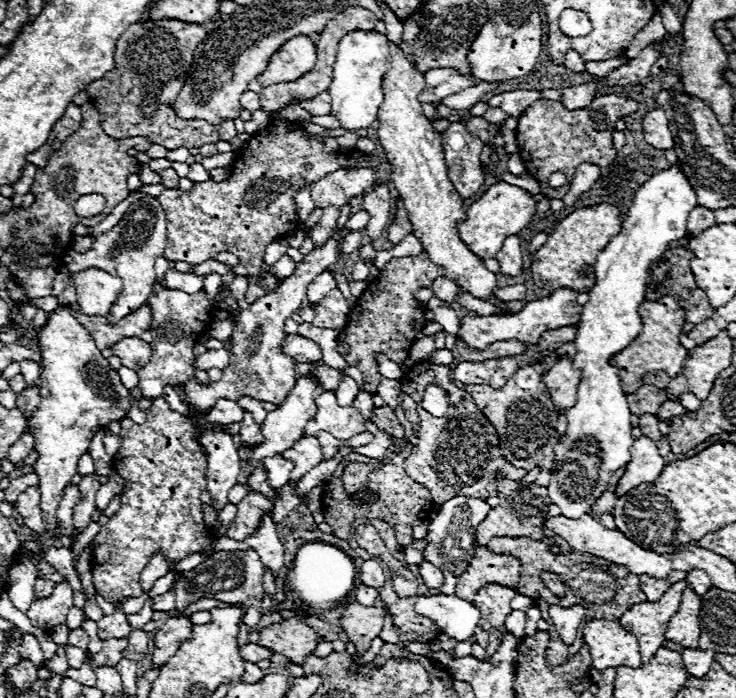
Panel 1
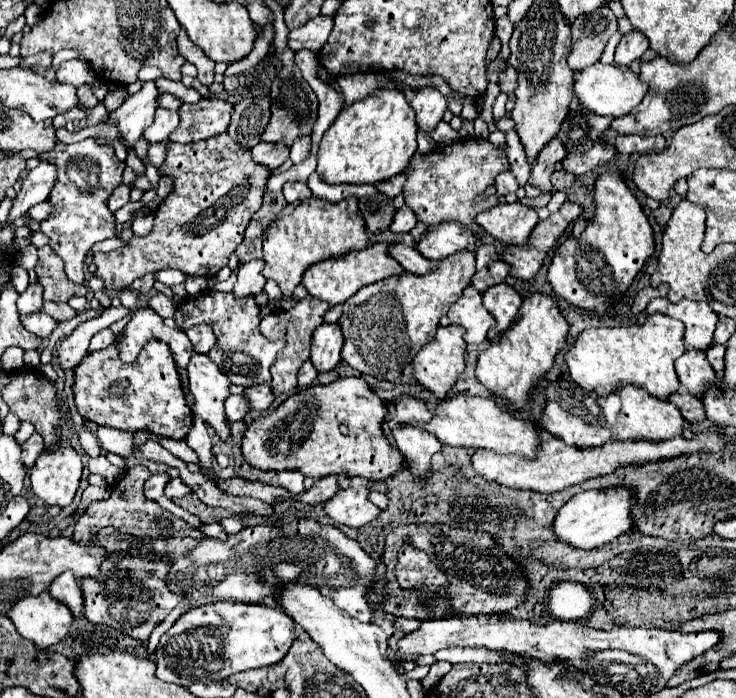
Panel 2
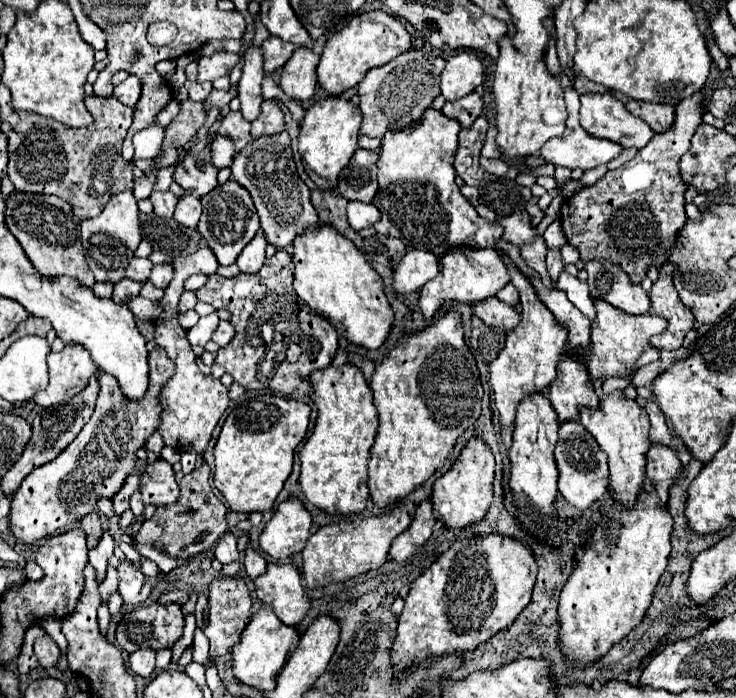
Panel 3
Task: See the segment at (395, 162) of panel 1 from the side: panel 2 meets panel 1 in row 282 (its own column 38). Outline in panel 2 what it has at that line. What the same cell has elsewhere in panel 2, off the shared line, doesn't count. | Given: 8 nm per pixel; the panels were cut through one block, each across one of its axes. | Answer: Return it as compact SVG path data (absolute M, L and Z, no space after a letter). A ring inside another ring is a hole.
M60 446L52 454L42 452L30 470L32 492L48 506L68 506L74 500L82 476L82 460L72 446Z

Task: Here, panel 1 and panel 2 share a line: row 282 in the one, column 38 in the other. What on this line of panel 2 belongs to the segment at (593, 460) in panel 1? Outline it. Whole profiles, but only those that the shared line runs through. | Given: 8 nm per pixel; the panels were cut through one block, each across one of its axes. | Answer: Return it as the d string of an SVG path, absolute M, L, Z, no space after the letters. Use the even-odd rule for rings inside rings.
M48 592L18 600L4 616L14 622L20 636L32 640L42 650L58 644L68 634L74 620L66 604L54 600Z

